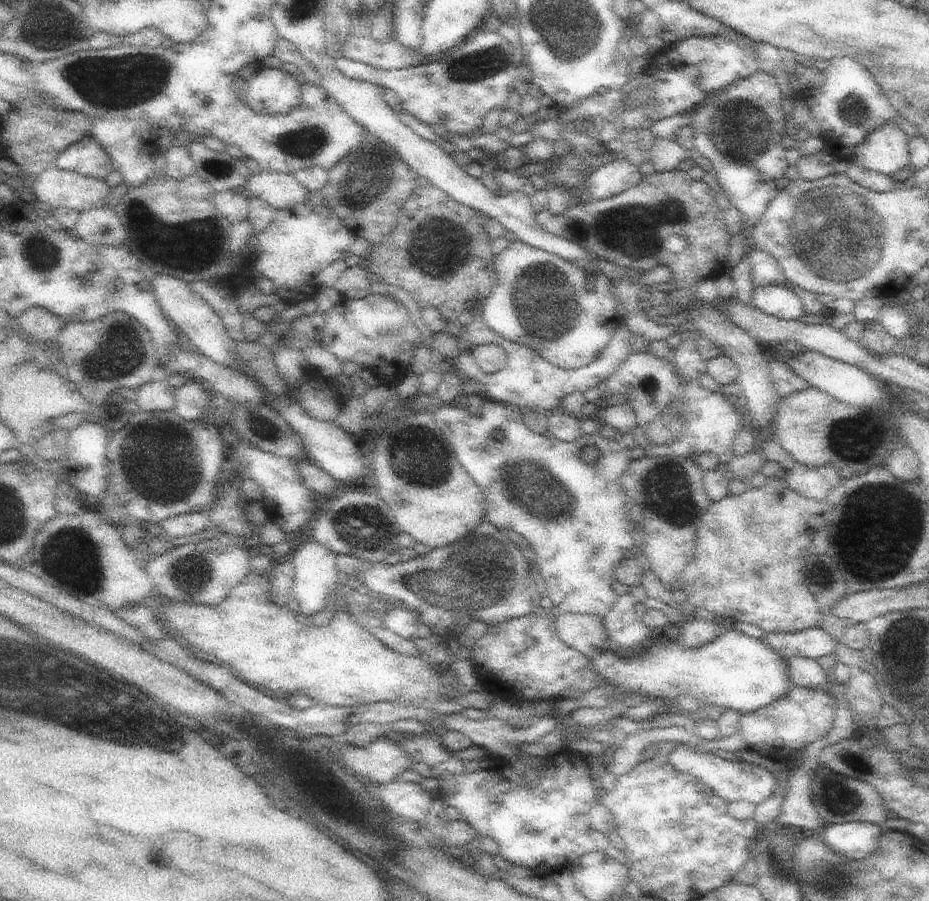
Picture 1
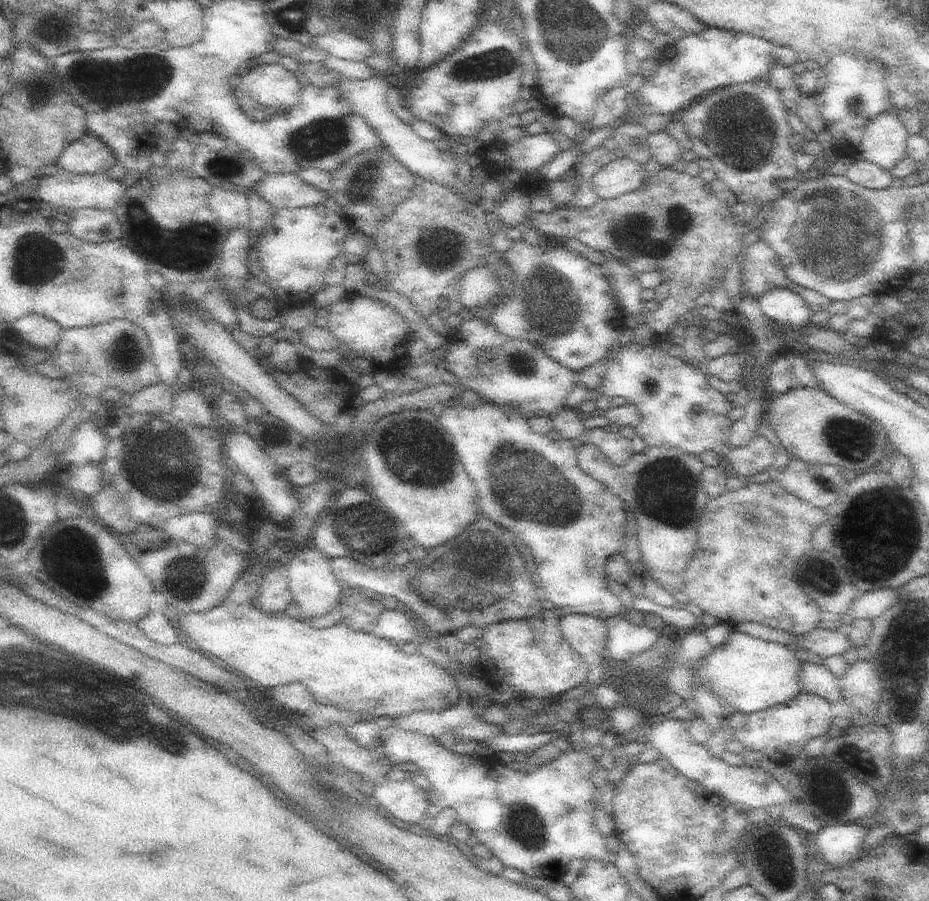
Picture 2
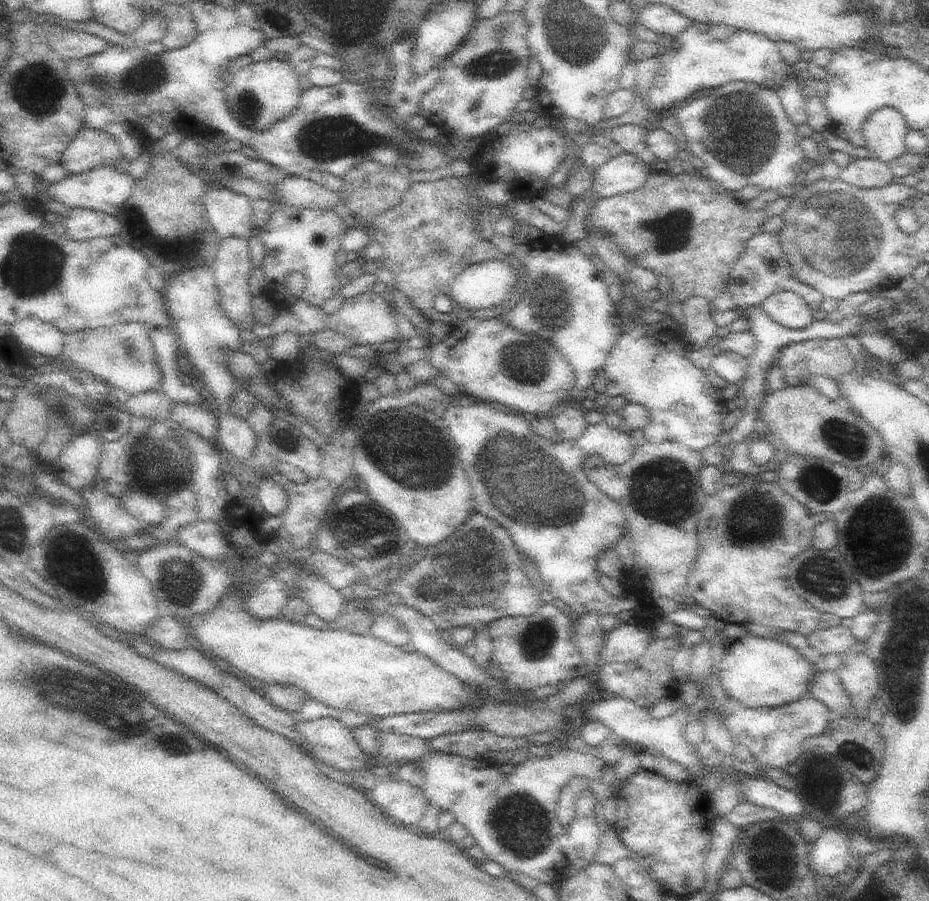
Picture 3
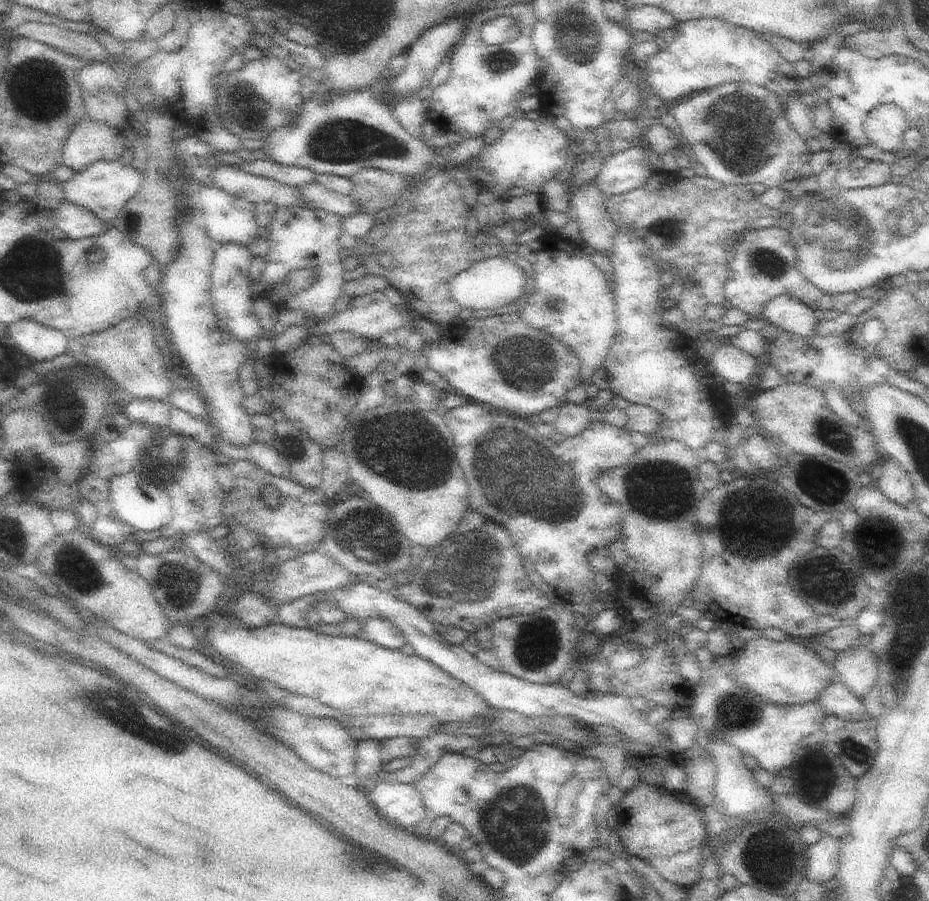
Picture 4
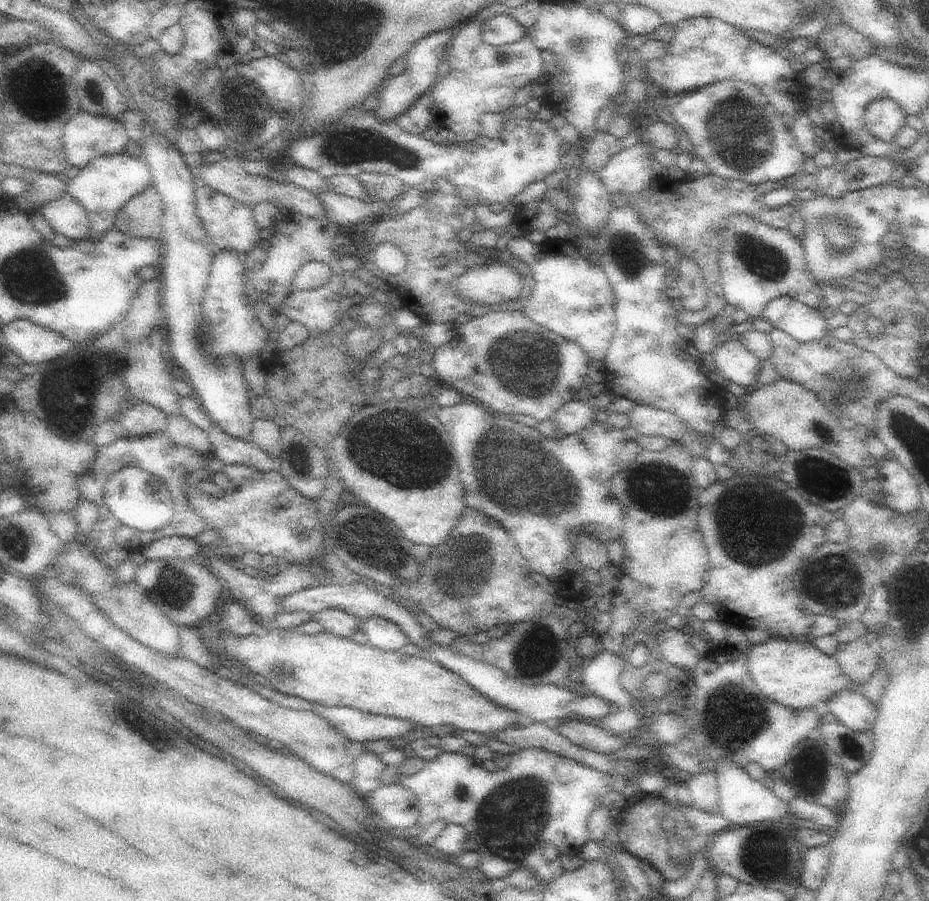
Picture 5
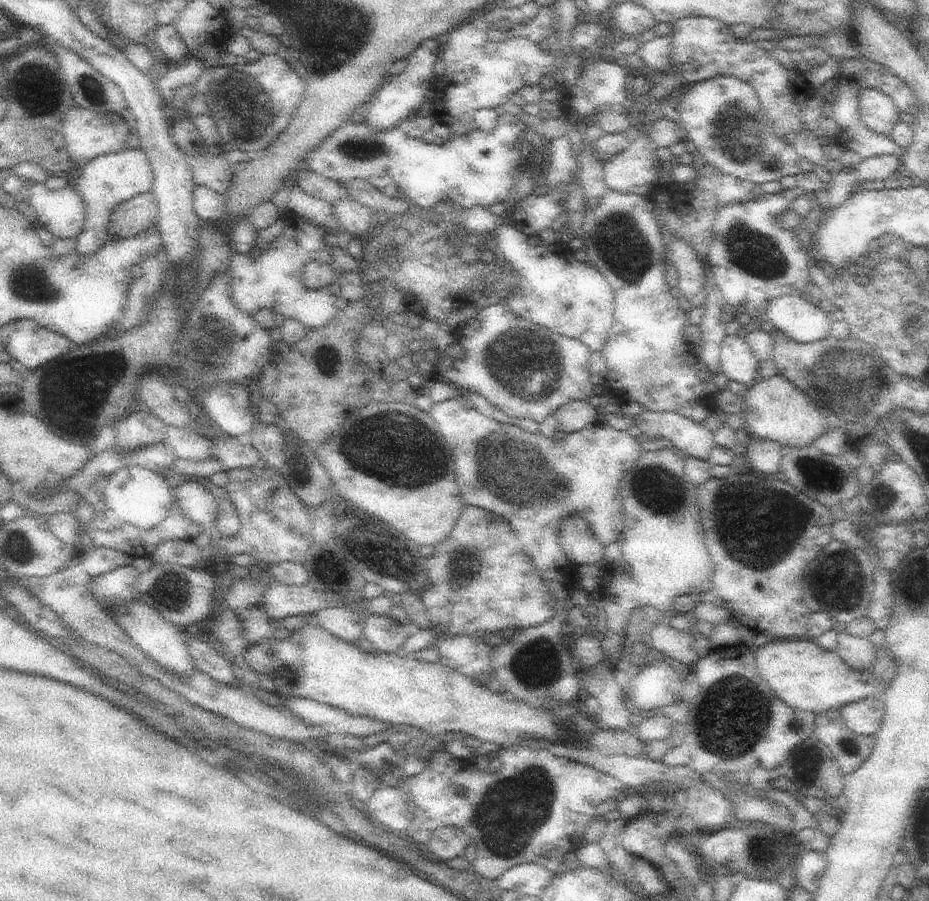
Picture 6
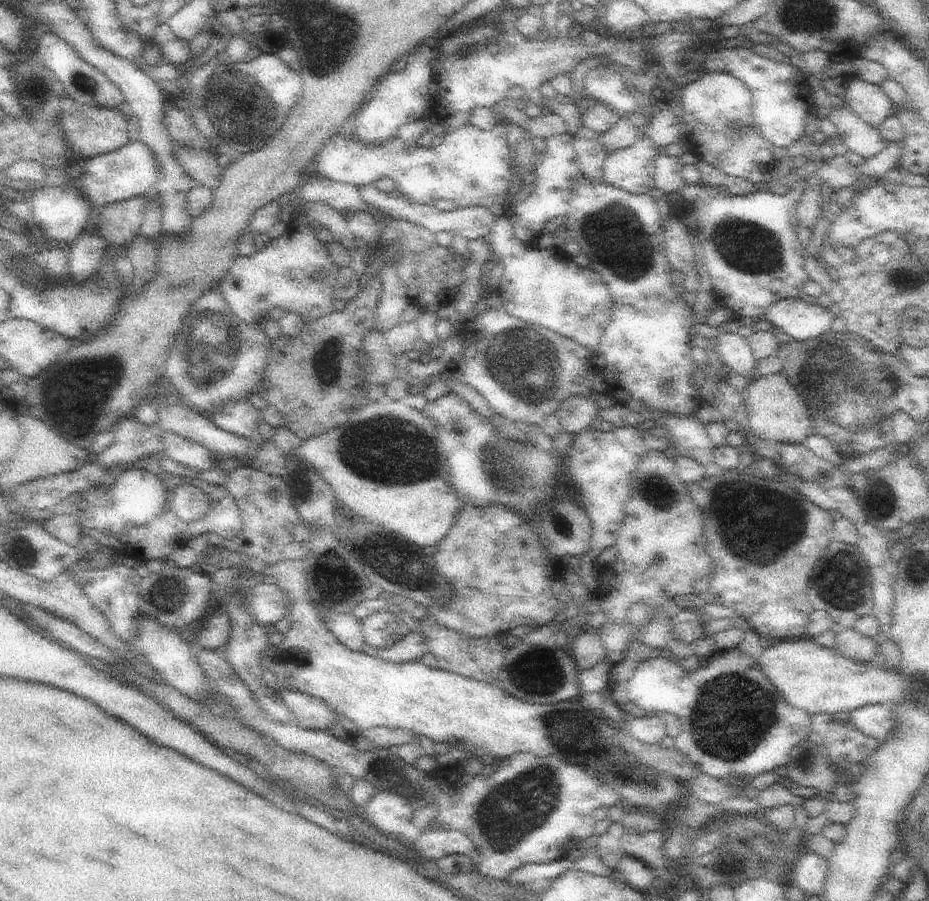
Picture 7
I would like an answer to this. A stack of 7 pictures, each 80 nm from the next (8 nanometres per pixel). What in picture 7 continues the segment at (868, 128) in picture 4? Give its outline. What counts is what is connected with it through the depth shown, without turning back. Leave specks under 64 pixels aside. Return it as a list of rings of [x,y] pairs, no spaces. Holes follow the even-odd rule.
[[[855,77],[847,81],[845,89],[843,102],[846,102],[865,124],[875,129],[897,112],[882,85],[870,84]]]

